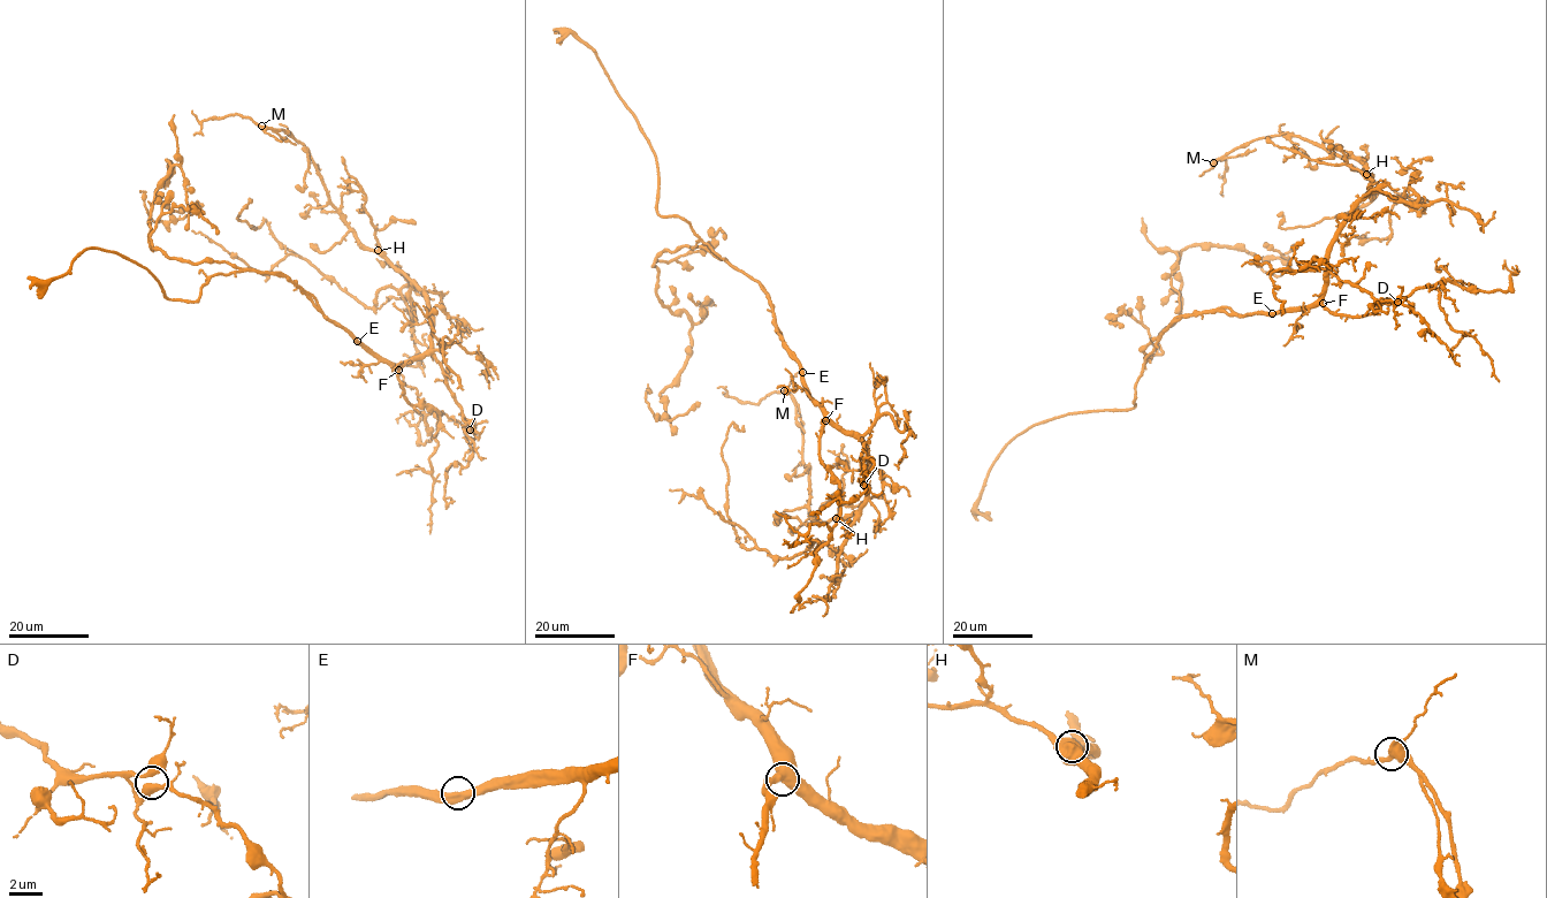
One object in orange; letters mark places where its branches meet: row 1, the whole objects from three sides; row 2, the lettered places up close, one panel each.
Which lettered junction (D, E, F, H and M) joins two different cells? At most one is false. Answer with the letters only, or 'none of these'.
none of these

